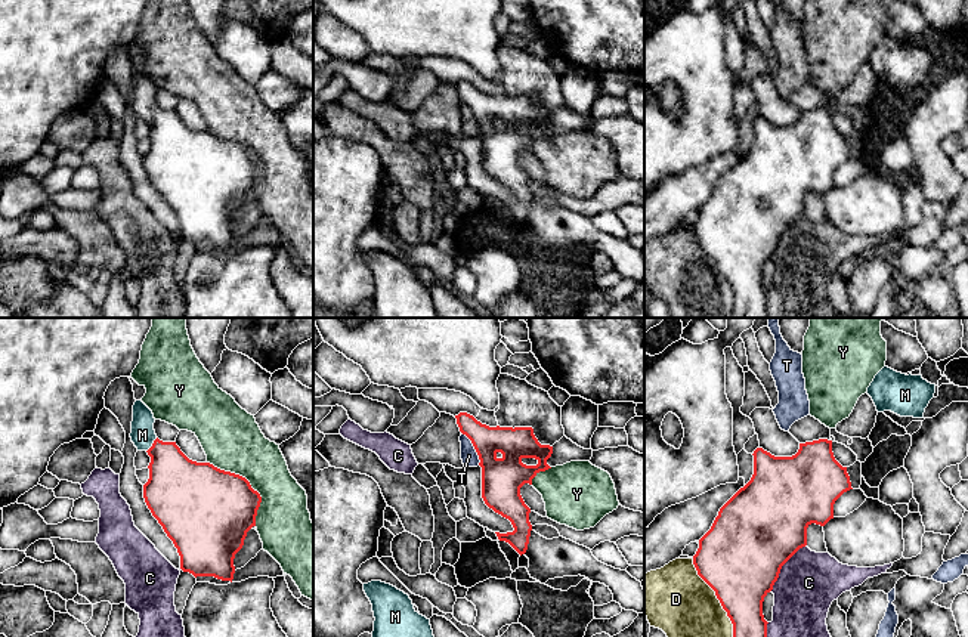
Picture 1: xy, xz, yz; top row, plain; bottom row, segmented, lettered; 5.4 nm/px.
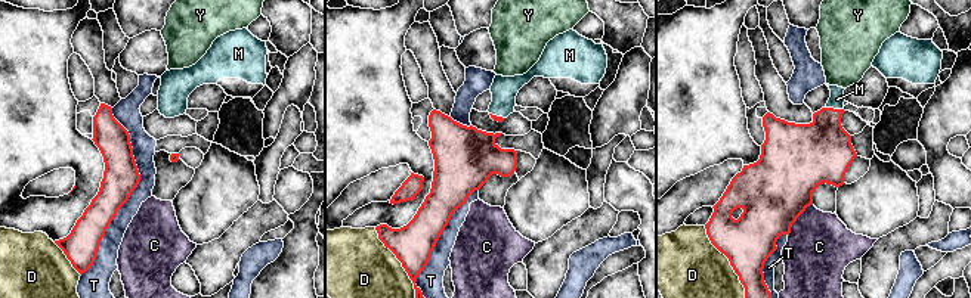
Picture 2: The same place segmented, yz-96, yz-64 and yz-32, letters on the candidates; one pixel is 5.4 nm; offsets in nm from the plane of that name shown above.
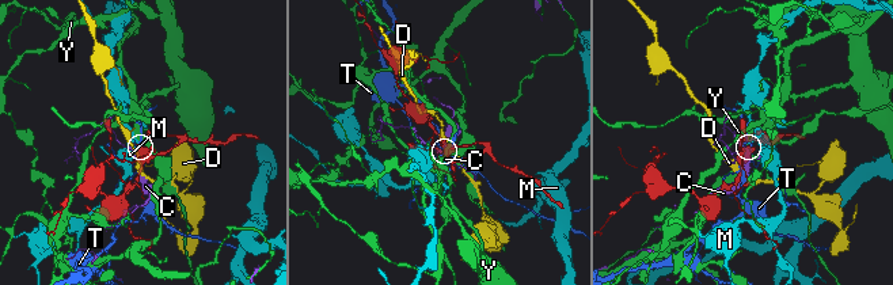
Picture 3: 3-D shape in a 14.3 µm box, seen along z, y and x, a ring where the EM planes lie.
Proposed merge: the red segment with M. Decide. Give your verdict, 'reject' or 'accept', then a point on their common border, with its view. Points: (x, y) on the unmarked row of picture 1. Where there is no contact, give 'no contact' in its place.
accept; meets red in xy at (152, 114)

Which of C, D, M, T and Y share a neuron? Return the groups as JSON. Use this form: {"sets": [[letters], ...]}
{"sets": [["C"], ["D"], ["M"], ["T"], ["Y"]]}

